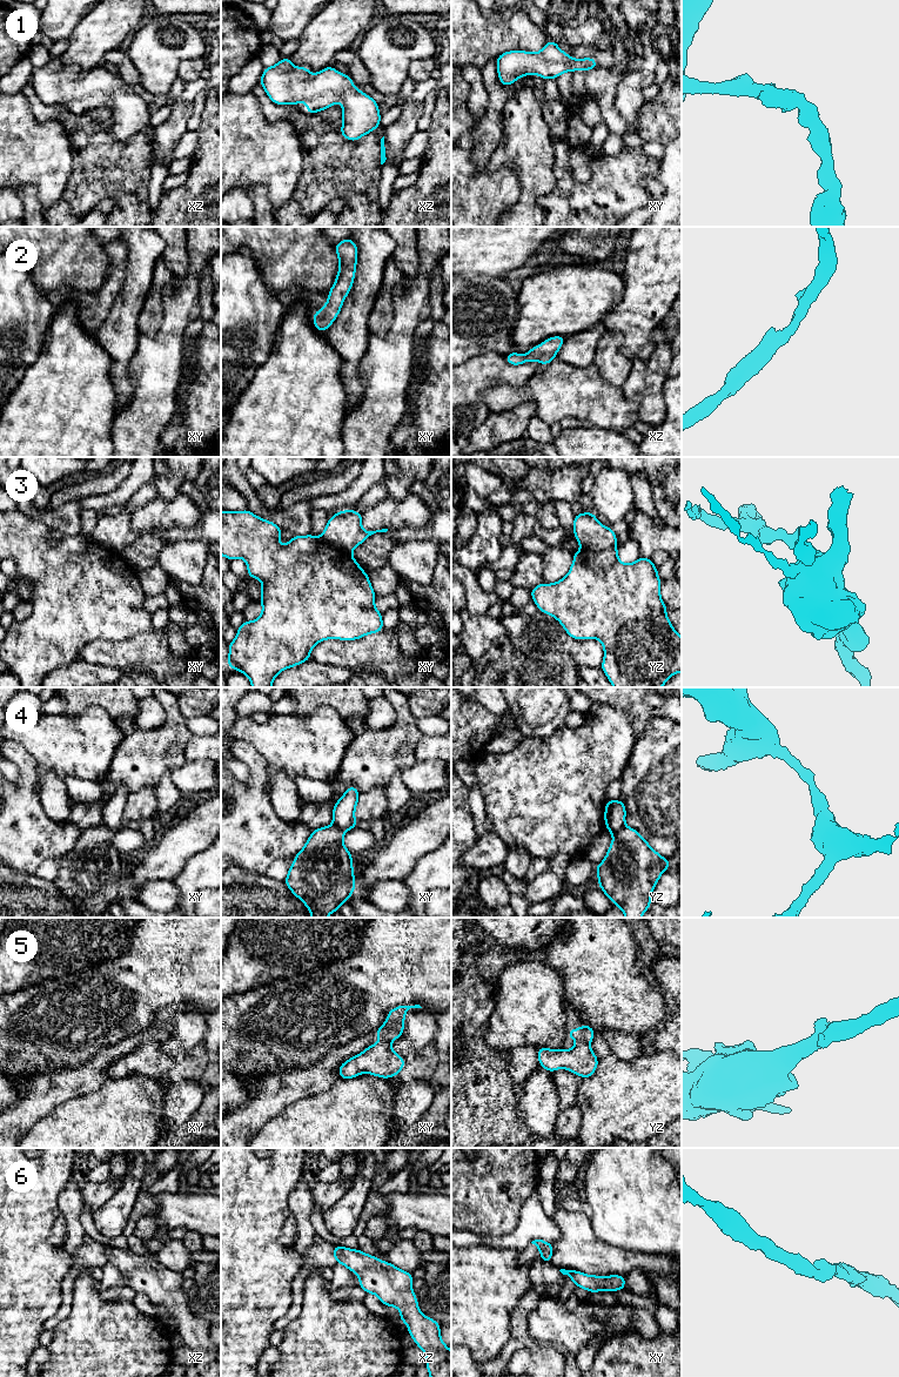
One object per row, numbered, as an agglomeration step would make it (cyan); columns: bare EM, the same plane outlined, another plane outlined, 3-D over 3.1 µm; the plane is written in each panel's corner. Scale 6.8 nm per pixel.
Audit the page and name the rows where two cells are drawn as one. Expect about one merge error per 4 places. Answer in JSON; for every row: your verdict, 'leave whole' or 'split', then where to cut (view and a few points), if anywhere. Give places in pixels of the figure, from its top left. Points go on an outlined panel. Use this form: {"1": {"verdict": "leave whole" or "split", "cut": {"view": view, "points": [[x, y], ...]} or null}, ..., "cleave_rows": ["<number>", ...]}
{"1": {"verdict": "leave whole", "cut": null}, "2": {"verdict": "leave whole", "cut": null}, "3": {"verdict": "split", "cut": {"view": "yz", "points": [[582, 546], [594, 550], [615, 548]]}}, "4": {"verdict": "split", "cut": {"view": "xy", "points": [[354, 819], [347, 828], [335, 828], [331, 826]]}}, "5": {"verdict": "split", "cut": {"view": "yz", "points": [[578, 1040], [584, 1040], [589, 1043]]}}, "6": {"verdict": "leave whole", "cut": null}, "cleave_rows": ["3", "4", "5"]}

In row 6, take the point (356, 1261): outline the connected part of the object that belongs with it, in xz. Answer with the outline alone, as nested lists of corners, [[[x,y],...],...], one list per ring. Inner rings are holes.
[[[336,1245],[333,1254],[335,1262],[357,1274],[360,1288],[376,1295],[385,1307],[395,1307],[401,1311],[398,1321],[408,1325],[409,1335],[425,1354],[430,1377],[451,1377],[451,1350],[441,1339],[441,1324],[420,1310],[411,1289],[411,1272],[360,1249]]]

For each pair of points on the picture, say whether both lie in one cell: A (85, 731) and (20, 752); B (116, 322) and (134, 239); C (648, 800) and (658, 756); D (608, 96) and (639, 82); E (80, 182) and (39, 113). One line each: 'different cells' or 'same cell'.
A: different cells
B: same cell
C: same cell
D: different cells
E: same cell

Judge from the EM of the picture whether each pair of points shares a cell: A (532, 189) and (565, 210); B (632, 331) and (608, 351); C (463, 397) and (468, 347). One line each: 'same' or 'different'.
A: different
B: different
C: different

